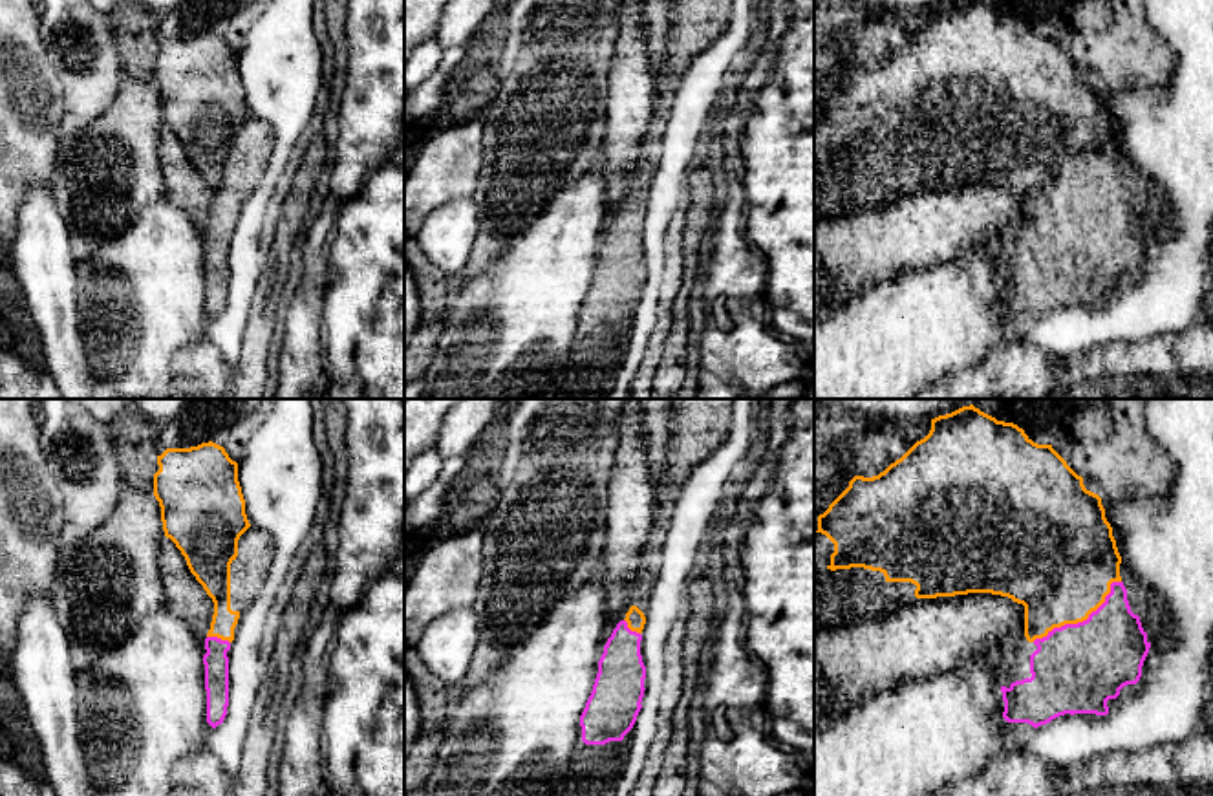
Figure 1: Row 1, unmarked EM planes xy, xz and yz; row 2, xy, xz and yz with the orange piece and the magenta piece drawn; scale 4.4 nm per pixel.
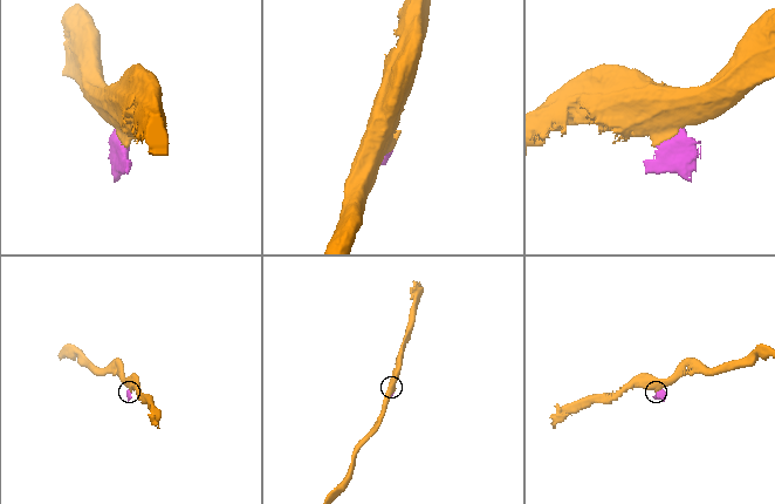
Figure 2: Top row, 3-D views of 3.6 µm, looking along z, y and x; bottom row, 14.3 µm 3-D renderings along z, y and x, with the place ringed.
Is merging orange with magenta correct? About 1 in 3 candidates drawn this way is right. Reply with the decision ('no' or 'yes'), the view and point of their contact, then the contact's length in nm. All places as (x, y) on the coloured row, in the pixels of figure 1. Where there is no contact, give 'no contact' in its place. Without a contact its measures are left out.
no; meets orange in yz at (1080, 621); contact 480 nm long

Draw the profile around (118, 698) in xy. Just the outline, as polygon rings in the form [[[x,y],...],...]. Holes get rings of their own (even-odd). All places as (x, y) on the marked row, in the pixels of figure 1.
[[[161,609],[75,677],[93,787],[106,796],[163,796],[176,761],[205,743],[205,664],[196,637]]]

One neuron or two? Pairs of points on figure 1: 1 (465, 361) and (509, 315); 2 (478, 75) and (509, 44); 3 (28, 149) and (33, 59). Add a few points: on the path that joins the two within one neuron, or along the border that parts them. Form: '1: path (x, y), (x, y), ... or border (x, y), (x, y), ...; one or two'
1: path (476, 350), (500, 326); one
2: path (485, 68), (502, 52); one
3: path (28, 127), (28, 81); one

